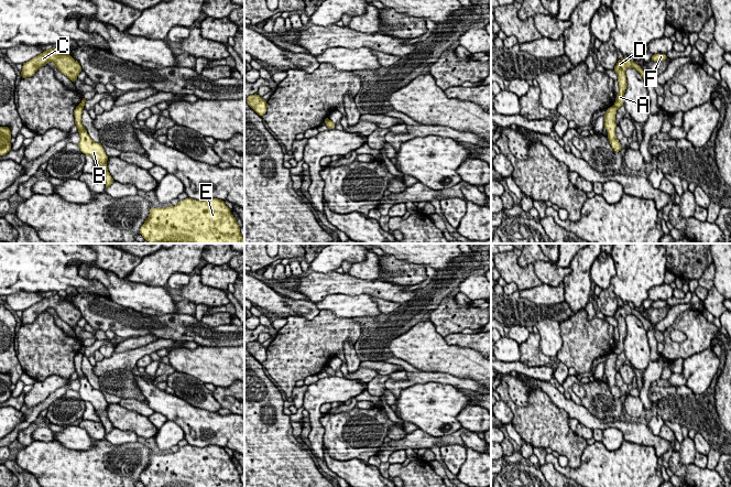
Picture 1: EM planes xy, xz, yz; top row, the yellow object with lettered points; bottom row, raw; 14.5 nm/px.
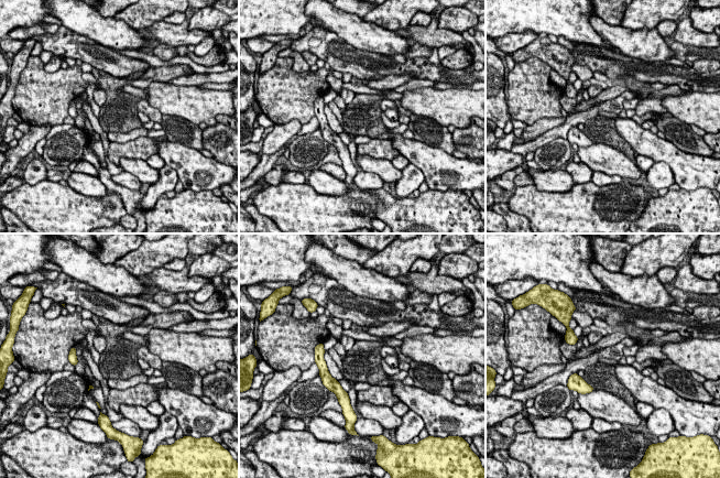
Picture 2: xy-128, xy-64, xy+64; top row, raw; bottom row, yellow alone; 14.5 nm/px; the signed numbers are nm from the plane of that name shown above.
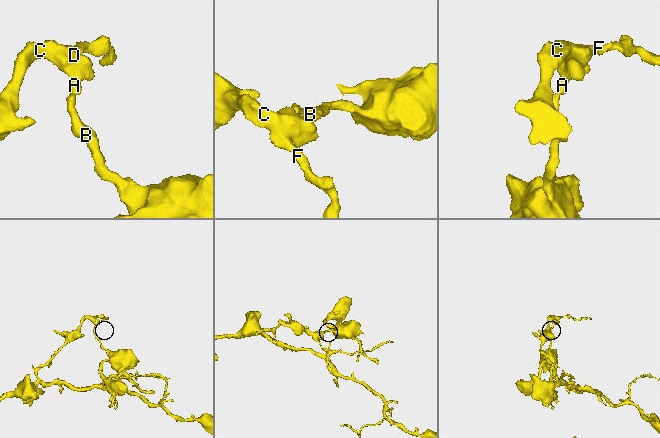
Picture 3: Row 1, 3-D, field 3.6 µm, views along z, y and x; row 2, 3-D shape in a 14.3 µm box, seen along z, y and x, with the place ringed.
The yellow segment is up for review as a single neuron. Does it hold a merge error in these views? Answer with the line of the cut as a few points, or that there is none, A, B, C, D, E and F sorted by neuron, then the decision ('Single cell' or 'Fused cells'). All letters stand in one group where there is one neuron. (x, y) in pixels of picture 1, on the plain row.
Split along yz (614, 352), (617, 355). Groups: A C D F / B E. Fused cells

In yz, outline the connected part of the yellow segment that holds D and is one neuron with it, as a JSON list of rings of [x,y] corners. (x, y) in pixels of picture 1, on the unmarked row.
[[[626,303],[622,306],[618,306],[618,310],[614,314],[614,318],[618,321],[618,329],[619,329],[619,340],[617,342],[614,353],[617,355],[621,354],[624,350],[624,338],[628,334],[625,316],[632,314],[636,316],[643,324],[646,331],[650,329],[651,323],[641,315],[635,309],[631,309]]]

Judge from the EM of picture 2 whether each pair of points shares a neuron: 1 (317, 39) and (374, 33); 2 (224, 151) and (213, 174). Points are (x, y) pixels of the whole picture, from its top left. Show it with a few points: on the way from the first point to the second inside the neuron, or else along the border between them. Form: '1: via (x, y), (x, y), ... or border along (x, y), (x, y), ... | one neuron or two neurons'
1: border along (318, 25), (335, 32), (353, 46), (362, 49) | two neurons
2: border along (214, 158), (227, 165) | two neurons

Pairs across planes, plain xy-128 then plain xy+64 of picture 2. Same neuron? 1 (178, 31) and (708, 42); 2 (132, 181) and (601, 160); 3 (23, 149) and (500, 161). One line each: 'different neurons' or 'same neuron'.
1: same neuron
2: different neurons
3: different neurons

